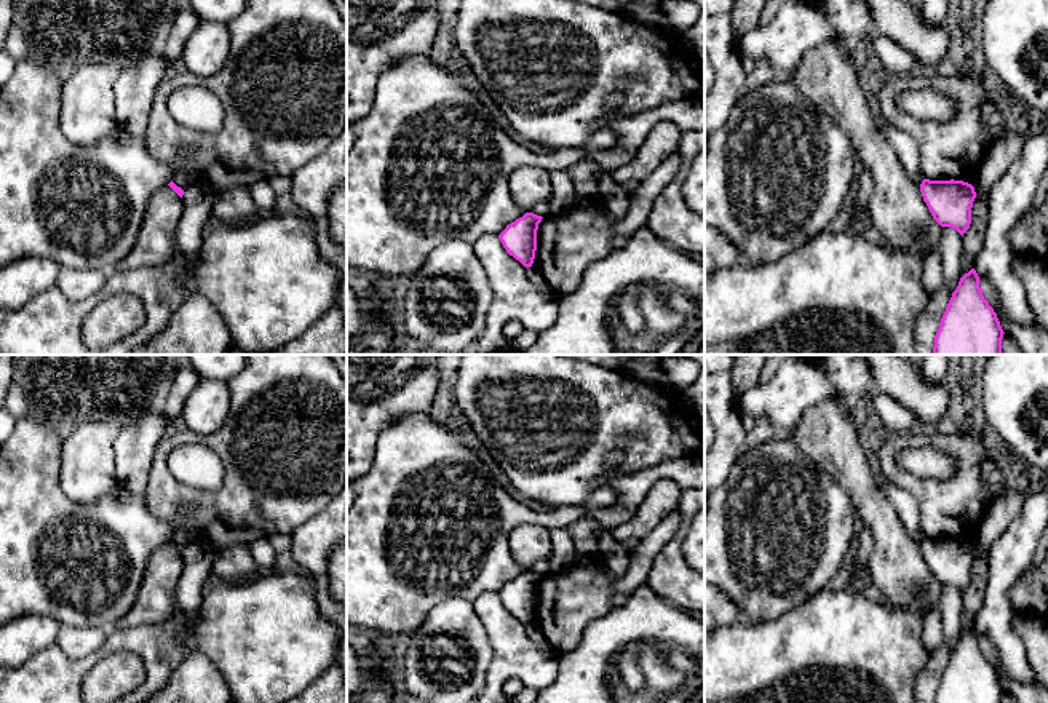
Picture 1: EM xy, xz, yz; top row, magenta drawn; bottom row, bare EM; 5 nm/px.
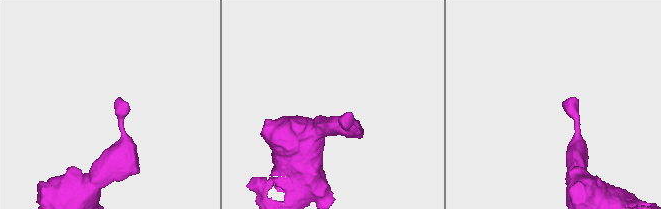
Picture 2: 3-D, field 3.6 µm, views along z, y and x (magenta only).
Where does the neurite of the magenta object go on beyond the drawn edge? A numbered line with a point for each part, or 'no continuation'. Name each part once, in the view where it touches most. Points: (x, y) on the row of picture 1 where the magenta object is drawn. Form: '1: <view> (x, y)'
no continuation

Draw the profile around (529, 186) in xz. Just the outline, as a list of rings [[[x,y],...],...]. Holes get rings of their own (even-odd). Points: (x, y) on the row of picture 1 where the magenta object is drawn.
[[[521,166],[508,179],[510,193],[519,209],[532,212],[534,206],[551,197],[553,174],[538,166]]]

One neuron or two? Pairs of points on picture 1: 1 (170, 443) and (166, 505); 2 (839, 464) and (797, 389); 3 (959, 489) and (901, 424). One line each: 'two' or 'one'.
1: one
2: two
3: two

